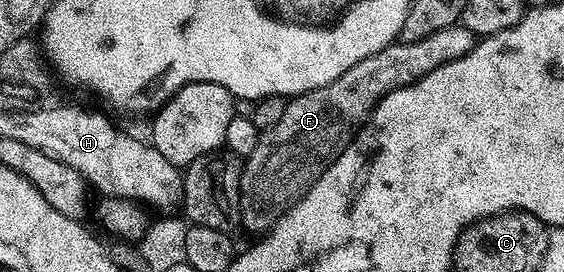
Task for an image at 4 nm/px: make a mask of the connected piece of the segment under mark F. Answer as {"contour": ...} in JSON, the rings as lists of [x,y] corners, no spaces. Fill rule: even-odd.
{"contour":[[[462,23],[441,27],[441,31],[433,31],[433,35],[425,35],[416,41],[397,39],[377,51],[377,55],[361,59],[357,67],[349,67],[349,71],[339,79],[333,79],[333,83],[319,85],[313,91],[290,98],[285,115],[281,115],[281,120],[273,123],[271,129],[260,132],[253,155],[243,161],[239,184],[242,228],[259,233],[255,235],[266,234],[302,197],[307,196],[309,187],[325,175],[341,151],[355,140],[355,134],[363,128],[365,118],[377,101],[394,89],[412,85],[445,63],[461,59],[476,40],[475,34]]]}

